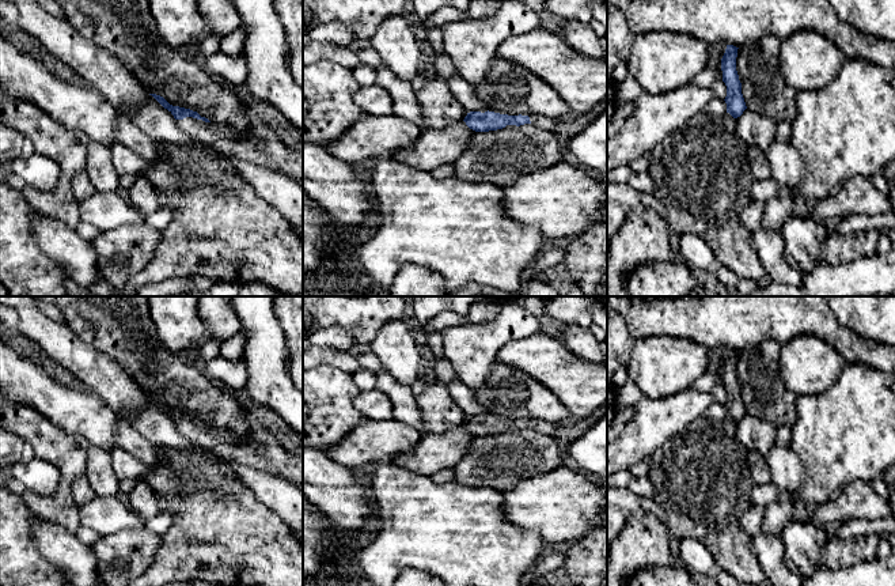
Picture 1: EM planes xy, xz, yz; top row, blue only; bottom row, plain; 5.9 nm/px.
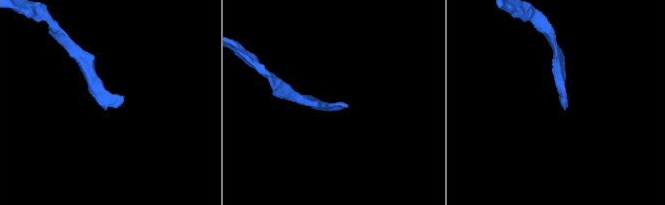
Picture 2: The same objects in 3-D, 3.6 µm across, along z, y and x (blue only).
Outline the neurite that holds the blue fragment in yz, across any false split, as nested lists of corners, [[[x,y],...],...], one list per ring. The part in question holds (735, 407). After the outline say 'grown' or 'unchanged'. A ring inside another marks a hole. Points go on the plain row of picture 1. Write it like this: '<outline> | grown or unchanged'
[[[727,349],[721,363],[723,386],[727,390],[727,401],[724,405],[727,408],[727,417],[733,423],[740,421],[747,413],[742,398],[742,387],[736,375],[737,354],[739,352],[733,349]]] | unchanged

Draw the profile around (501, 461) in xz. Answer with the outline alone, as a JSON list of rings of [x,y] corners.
[[[532,428],[475,436],[467,454],[452,469],[456,483],[489,487],[500,492],[523,480],[564,466],[565,446],[551,435]]]

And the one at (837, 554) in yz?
[[[877,534],[858,536],[849,540],[830,537],[822,549],[820,560],[824,570],[839,570],[861,562],[871,562],[877,557]]]

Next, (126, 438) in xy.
[[[118,417],[115,445],[141,461],[145,465],[145,469],[152,469],[160,462],[158,445],[153,445],[141,436],[122,417]]]

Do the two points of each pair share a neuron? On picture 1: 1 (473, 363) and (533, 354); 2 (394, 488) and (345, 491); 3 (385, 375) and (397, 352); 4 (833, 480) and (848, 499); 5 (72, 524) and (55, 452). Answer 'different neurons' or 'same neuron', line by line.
1: different neurons
2: different neurons
3: different neurons
4: different neurons
5: same neuron

